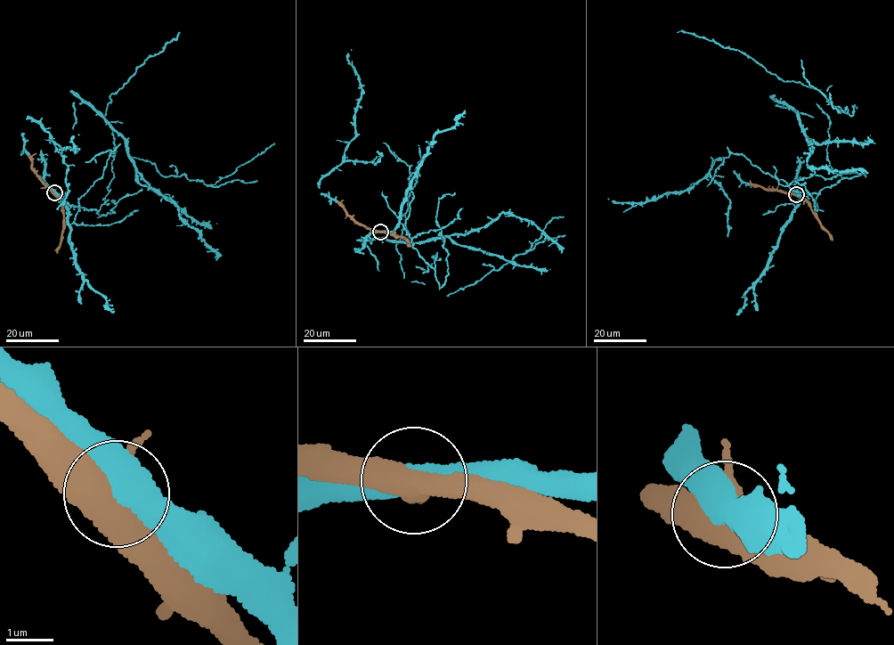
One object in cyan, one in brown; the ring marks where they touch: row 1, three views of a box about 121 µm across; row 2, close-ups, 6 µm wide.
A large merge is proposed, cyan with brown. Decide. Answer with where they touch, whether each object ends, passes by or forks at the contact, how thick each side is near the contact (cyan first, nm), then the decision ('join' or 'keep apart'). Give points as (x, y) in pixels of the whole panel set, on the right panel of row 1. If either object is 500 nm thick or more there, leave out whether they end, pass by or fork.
at (796, 194); 500 nm thick on the cyan side, 500 nm on the other; join

